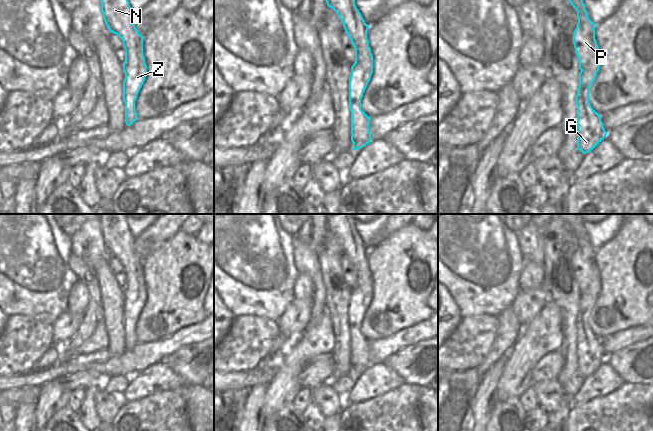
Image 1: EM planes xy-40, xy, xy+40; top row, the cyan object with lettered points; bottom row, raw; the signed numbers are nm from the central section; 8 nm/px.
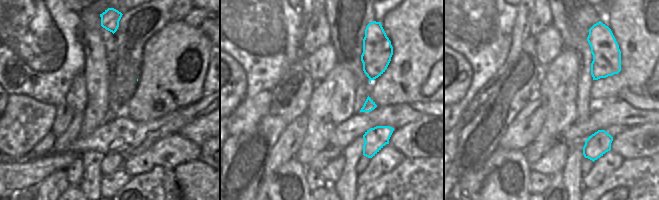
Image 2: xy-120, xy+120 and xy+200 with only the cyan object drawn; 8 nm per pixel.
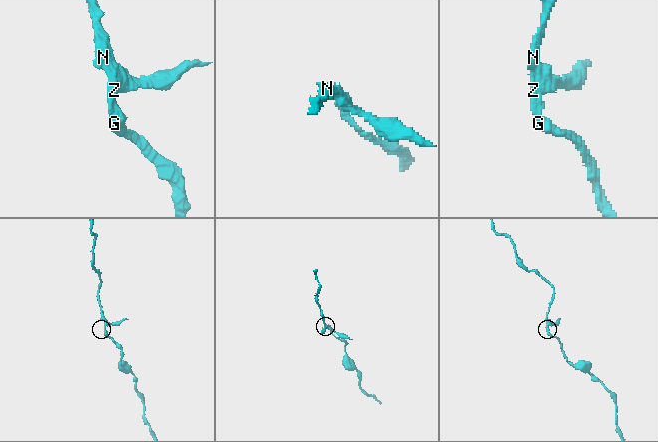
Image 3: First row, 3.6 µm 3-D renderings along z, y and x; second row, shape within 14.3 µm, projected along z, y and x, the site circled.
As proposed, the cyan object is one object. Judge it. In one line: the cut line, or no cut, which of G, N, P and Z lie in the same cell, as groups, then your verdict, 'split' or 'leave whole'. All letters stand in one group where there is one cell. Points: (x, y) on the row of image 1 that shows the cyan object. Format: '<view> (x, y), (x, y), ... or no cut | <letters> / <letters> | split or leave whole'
xy (351, 40), (358, 51), (357, 60) | G N Z / P | split

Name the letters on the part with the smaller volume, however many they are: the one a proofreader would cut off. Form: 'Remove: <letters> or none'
Remove: P

